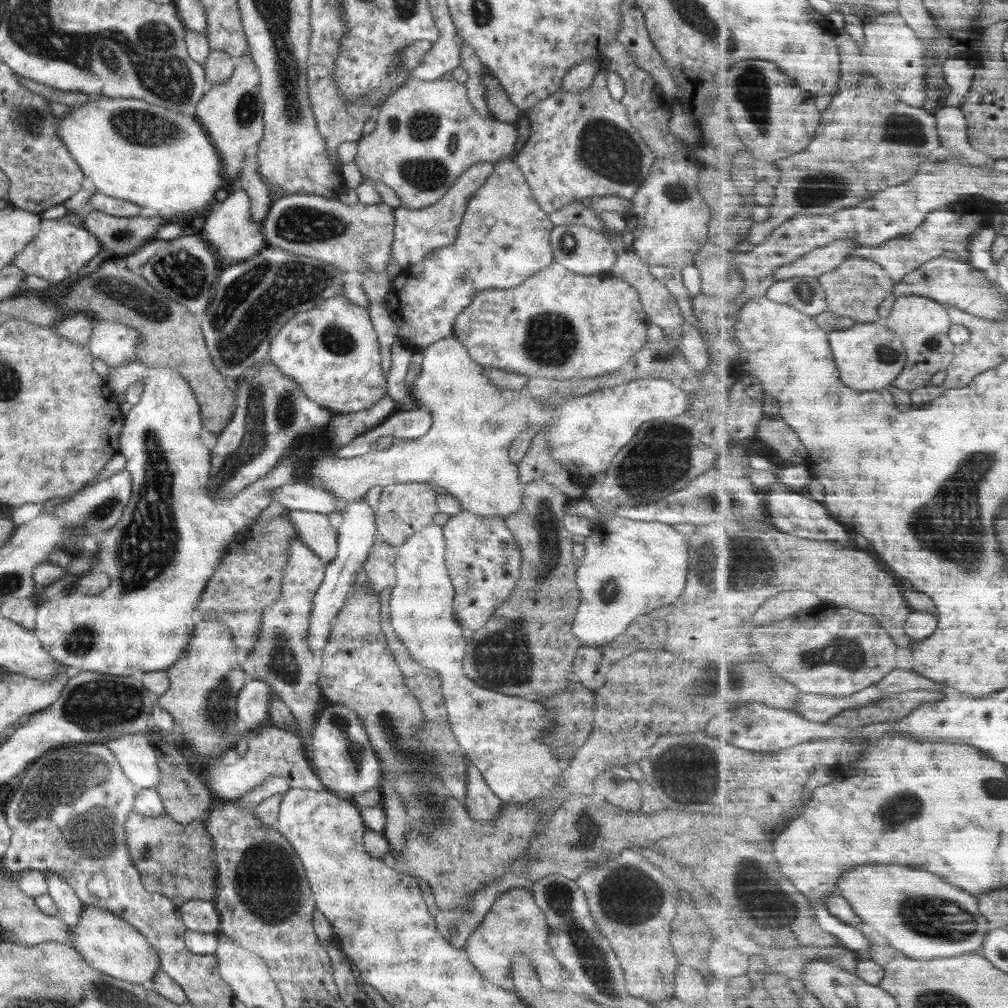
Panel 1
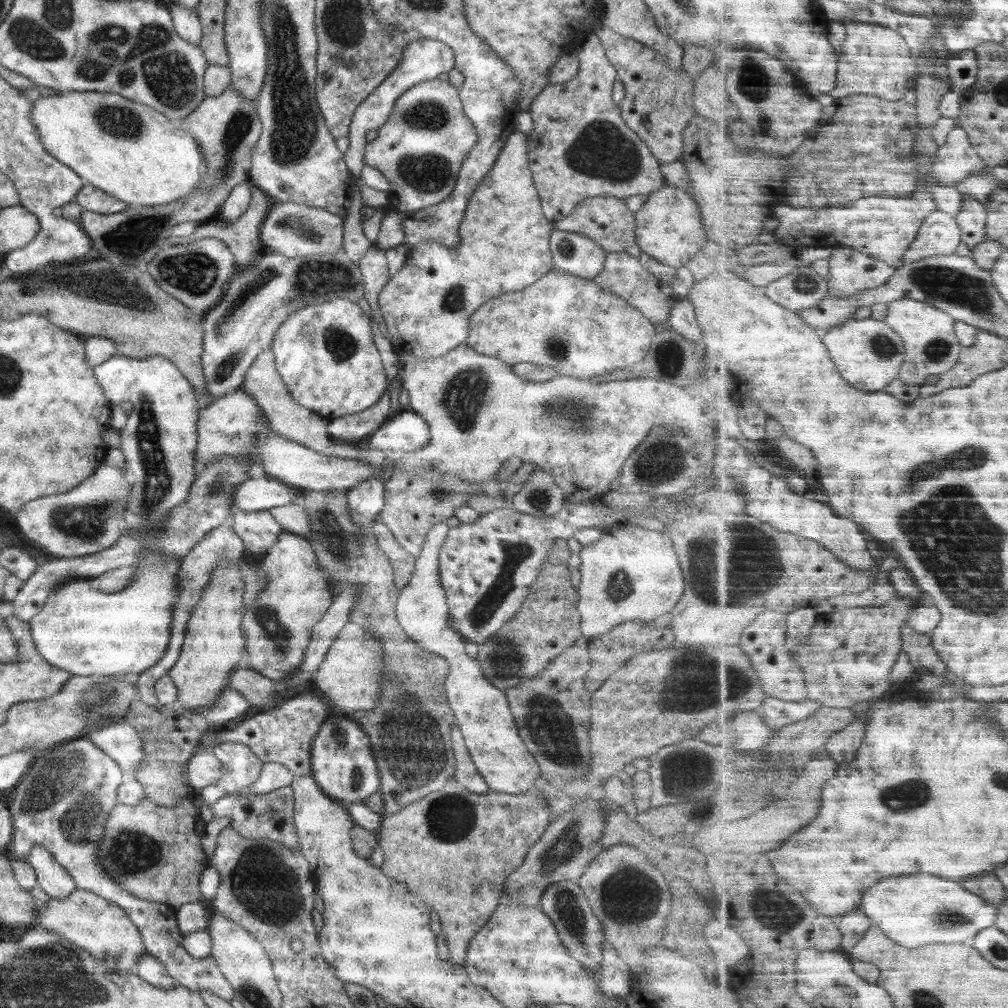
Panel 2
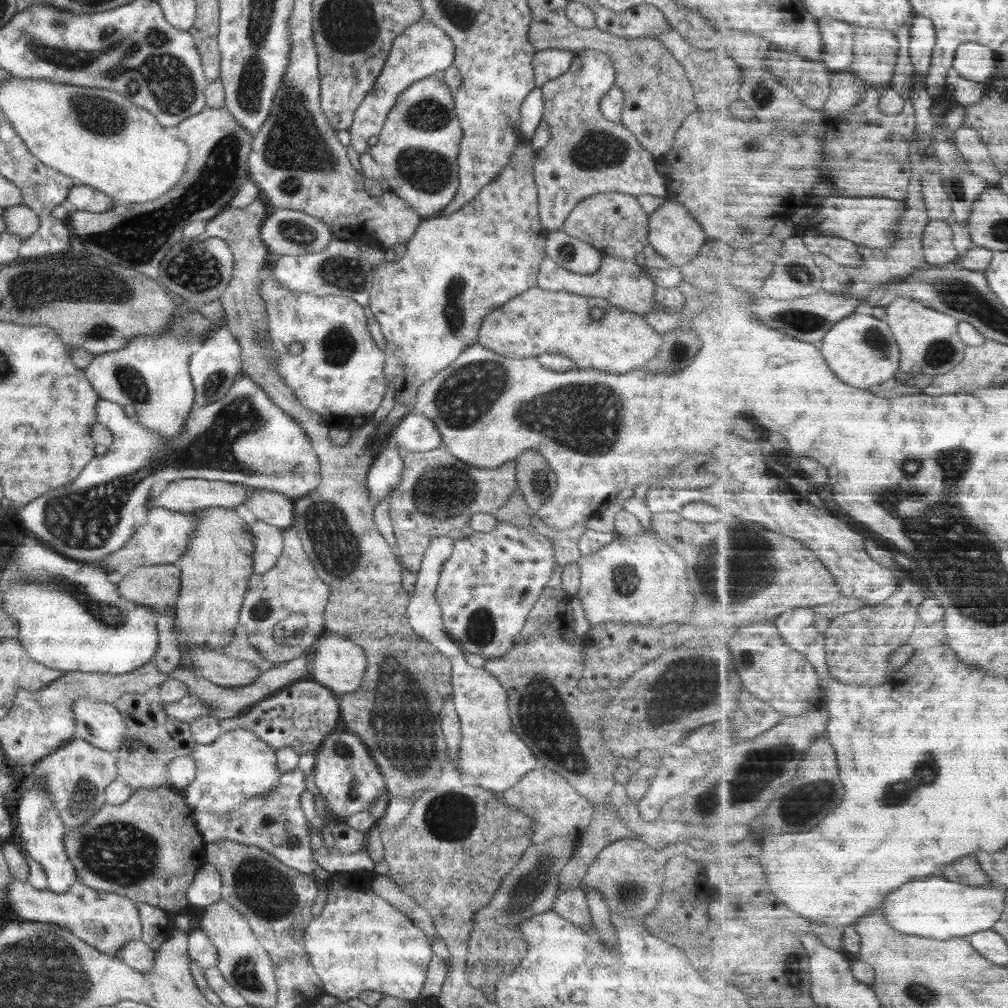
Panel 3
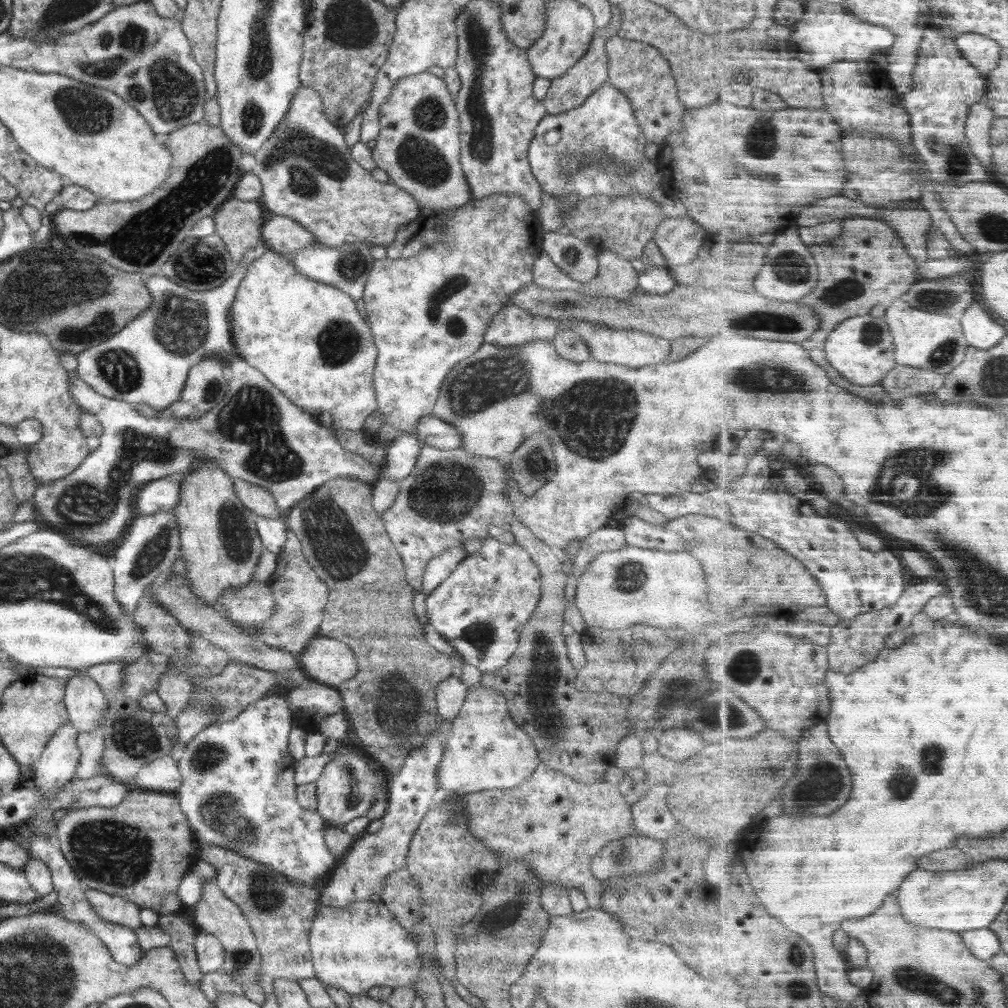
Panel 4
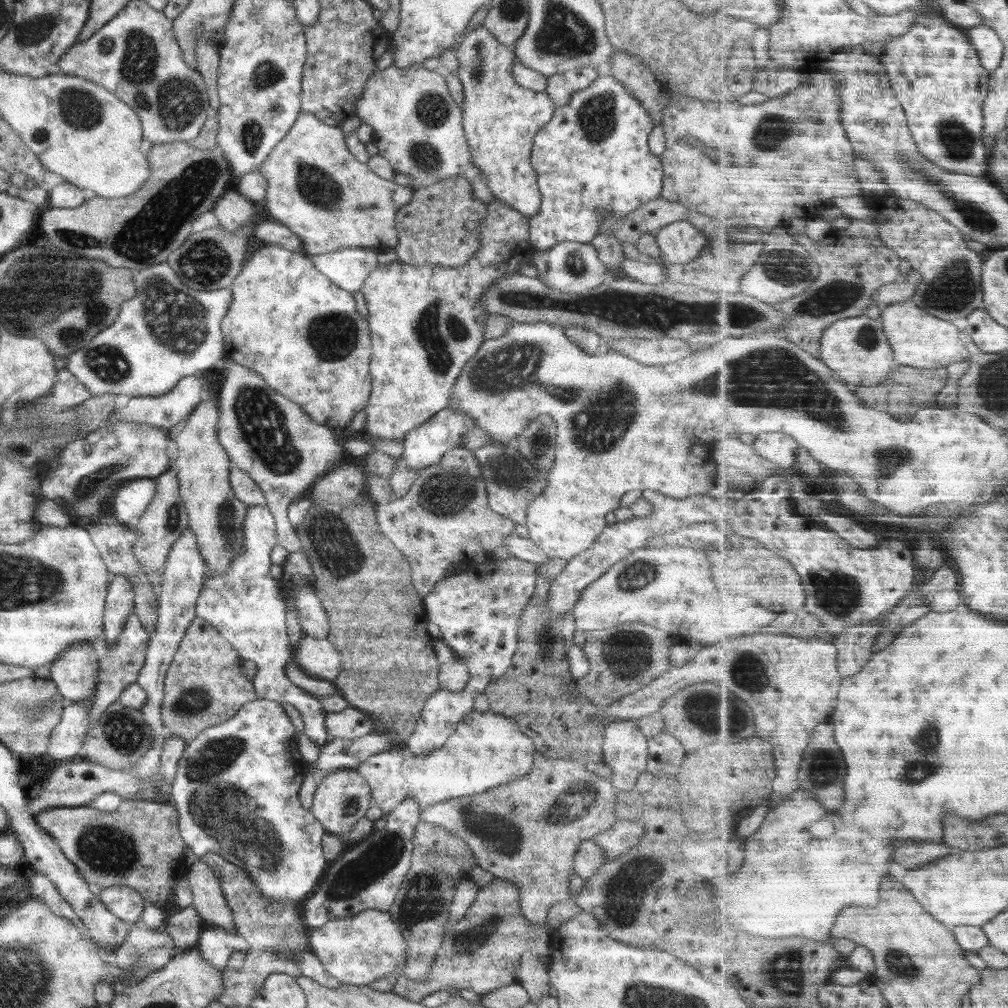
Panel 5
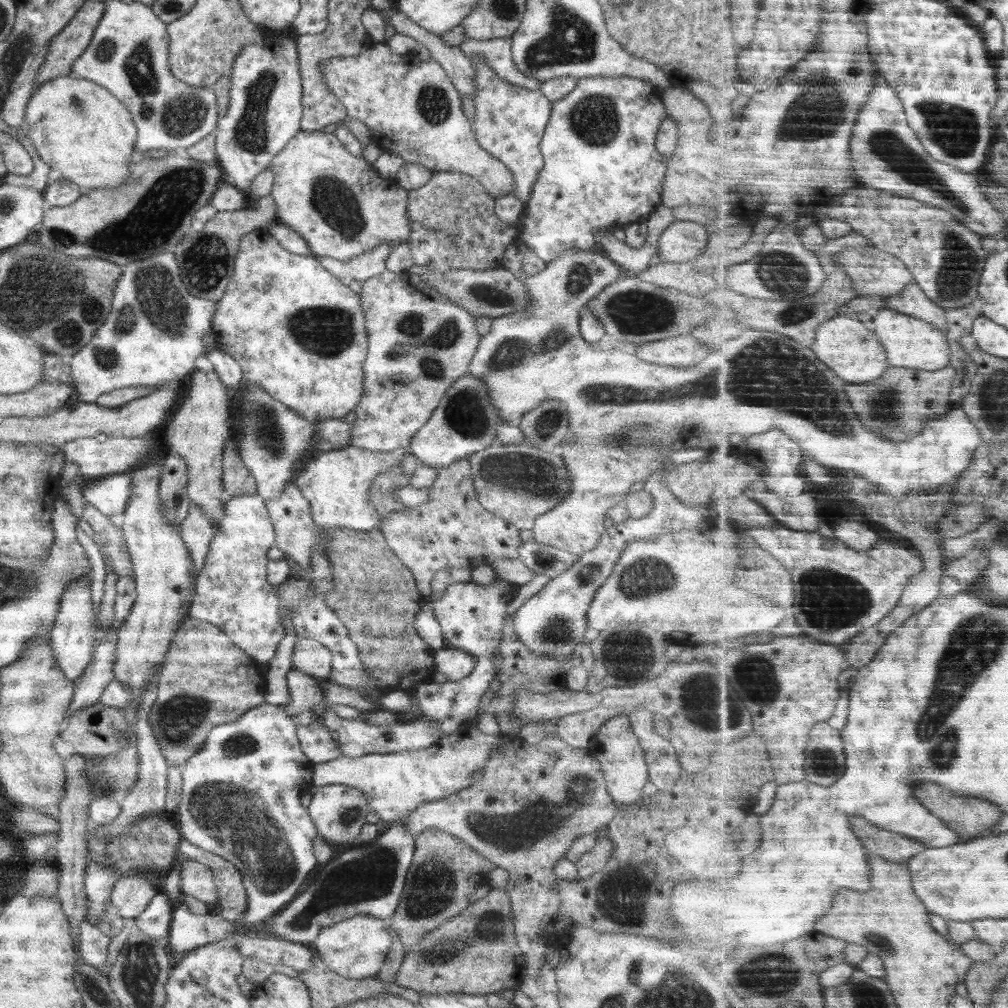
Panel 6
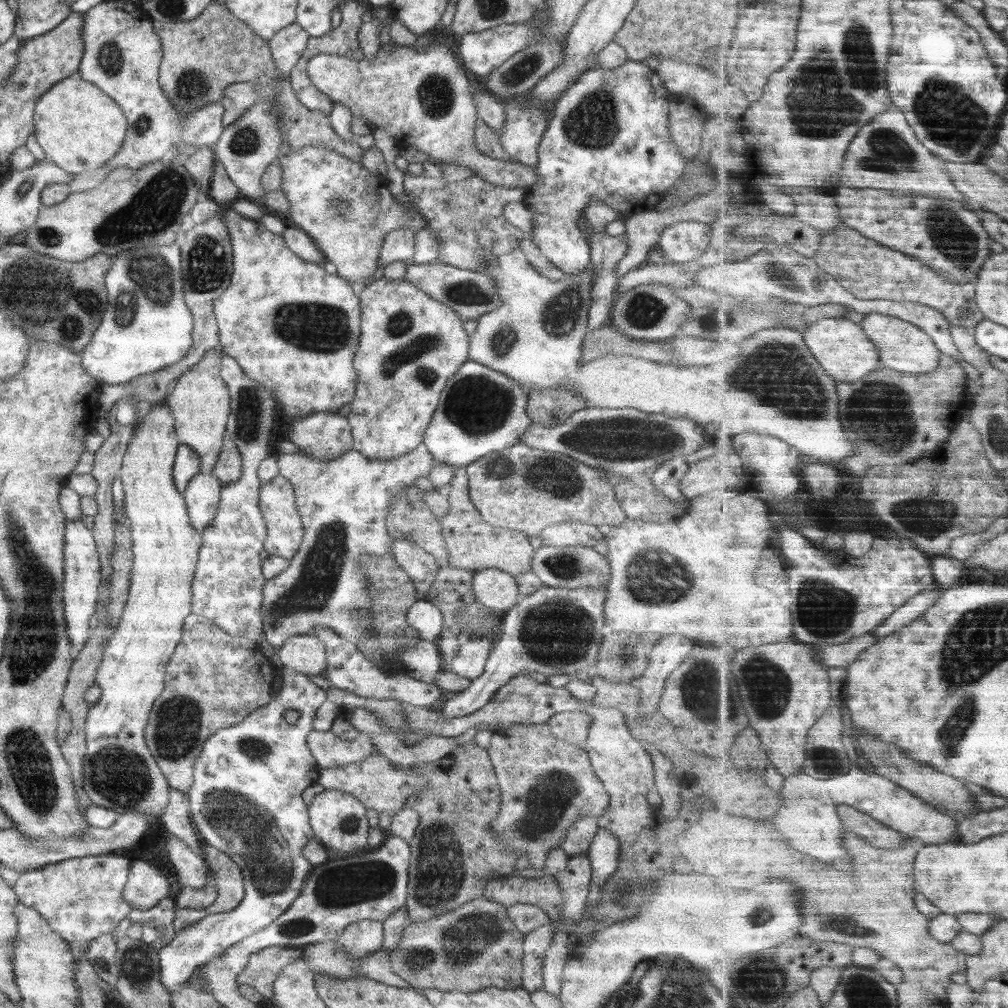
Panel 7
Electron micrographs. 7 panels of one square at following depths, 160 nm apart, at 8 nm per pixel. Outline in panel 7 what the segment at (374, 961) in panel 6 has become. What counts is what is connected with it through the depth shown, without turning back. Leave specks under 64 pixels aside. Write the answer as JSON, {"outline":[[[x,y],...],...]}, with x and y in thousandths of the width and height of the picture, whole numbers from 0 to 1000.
{"outline":[[[359,912],[347,916],[333,933],[341,939],[344,949],[356,955],[361,949],[366,949],[380,938],[380,914]]]}

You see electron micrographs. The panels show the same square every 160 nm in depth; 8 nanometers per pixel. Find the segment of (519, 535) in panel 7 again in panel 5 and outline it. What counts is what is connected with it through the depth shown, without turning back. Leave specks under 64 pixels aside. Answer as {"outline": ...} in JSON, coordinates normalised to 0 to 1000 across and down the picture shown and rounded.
{"outline":[[[460,443],[445,446],[435,457],[412,467],[413,476],[401,492],[389,494],[386,499],[373,500],[372,507],[377,526],[383,534],[400,549],[408,562],[410,582],[417,592],[423,592],[432,579],[441,571],[441,565],[459,554],[470,554],[472,550],[487,550],[489,545],[501,540],[501,534],[511,527],[512,519],[490,508],[483,499],[483,486],[477,473],[475,458],[469,447]]]}

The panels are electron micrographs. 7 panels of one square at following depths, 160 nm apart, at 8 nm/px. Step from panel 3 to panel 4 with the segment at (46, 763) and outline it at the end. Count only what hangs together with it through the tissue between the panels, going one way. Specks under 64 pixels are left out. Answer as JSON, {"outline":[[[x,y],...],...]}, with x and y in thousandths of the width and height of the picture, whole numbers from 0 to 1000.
{"outline":[[[100,724],[95,726],[76,726],[76,739],[80,749],[77,762],[71,773],[90,773],[99,769],[107,769],[100,755],[103,744],[103,732]]]}

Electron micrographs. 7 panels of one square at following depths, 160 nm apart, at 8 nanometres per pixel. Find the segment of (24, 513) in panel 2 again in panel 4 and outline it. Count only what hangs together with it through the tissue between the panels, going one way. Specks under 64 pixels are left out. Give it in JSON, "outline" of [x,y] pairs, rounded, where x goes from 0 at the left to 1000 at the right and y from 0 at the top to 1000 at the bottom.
{"outline":[[[234,351],[224,353],[223,365],[227,372],[223,393],[192,417],[141,413],[132,402],[100,393],[72,371],[68,375],[69,392],[83,408],[92,409],[96,413],[102,430],[98,433],[99,440],[94,447],[89,448],[82,459],[67,469],[67,472],[35,483],[32,495],[36,502],[36,513],[48,520],[50,525],[106,551],[105,546],[113,546],[117,536],[126,530],[130,516],[136,512],[133,507],[134,492],[146,478],[169,470],[185,472],[200,457],[216,459],[230,476],[240,475],[266,486],[274,497],[278,515],[284,521],[287,506],[330,474],[349,473],[369,481],[377,475],[377,466],[372,461],[356,450],[339,444],[327,425],[313,419],[302,406],[290,401],[255,365]]]}

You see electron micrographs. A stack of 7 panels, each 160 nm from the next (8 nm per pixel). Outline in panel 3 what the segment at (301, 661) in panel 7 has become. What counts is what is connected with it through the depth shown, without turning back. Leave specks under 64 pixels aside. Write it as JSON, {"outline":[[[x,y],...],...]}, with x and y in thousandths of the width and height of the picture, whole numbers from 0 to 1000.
{"outline":[[[324,628],[312,640],[314,648],[307,666],[308,673],[326,683],[331,688],[351,687],[363,667],[363,653],[357,641],[338,630]]]}

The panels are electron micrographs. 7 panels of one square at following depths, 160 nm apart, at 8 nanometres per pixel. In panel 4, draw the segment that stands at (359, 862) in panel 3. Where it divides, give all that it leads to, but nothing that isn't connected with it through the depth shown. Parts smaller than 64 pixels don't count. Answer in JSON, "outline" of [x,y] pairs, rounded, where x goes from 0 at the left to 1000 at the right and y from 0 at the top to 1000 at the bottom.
{"outline":[[[269,689],[247,698],[235,711],[232,711],[227,715],[210,717],[206,722],[202,722],[198,727],[194,728],[194,731],[190,732],[190,735],[187,735],[183,739],[183,742],[180,743],[180,749],[175,753],[180,768],[180,779],[176,782],[174,787],[179,802],[186,812],[191,831],[193,832],[193,835],[196,835],[196,839],[200,836],[206,836],[225,841],[226,843],[235,845],[252,855],[263,857],[263,859],[269,859],[274,865],[282,867],[284,873],[288,874],[290,878],[311,879],[315,874],[319,873],[323,865],[327,865],[327,861],[333,860],[335,855],[329,849],[329,846],[322,836],[321,824],[325,817],[314,805],[302,804],[302,802],[296,798],[294,792],[296,780],[294,780],[292,774],[293,754],[288,750],[286,742],[286,732],[291,715],[291,708],[286,695],[282,691]]]}

